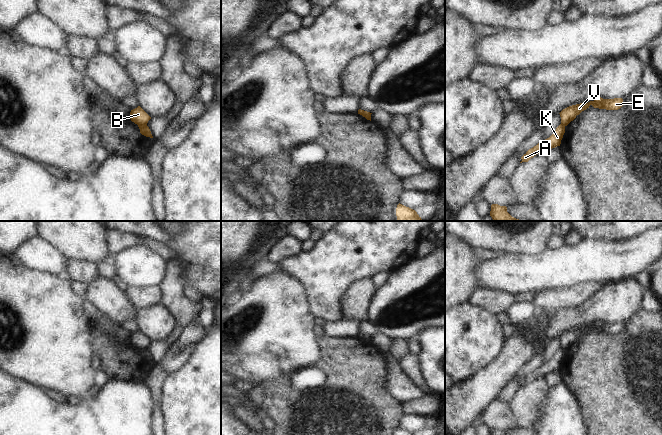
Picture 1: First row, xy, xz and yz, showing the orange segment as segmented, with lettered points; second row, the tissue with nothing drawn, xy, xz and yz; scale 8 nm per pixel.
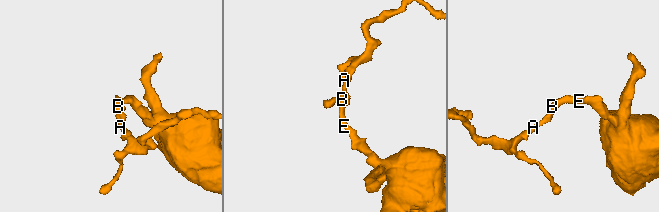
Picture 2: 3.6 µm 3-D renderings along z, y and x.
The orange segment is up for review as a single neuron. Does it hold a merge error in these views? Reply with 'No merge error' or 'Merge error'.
Merge error.

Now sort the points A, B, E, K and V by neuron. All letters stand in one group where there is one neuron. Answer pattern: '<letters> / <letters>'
A K / B E V

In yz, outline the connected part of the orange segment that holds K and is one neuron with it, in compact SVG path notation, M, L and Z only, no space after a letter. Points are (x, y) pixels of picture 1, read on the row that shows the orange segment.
M560 124L554 133L547 139L541 141L533 148L529 149L522 157L522 162L528 162L531 158L539 154L540 152L545 152L546 150L550 150L552 148L555 148L557 146L560 146L561 140L563 138L563 135L565 133L565 126Z

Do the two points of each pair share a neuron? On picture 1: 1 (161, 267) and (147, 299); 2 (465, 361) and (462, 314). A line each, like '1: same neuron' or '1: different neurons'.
1: different neurons
2: same neuron

